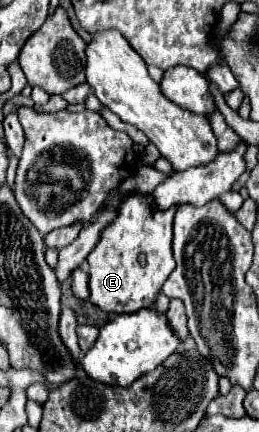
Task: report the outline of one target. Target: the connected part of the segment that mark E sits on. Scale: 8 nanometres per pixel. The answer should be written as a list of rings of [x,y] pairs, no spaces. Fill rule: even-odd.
[[[131,192],[127,194],[115,210],[115,220],[107,224],[101,232],[97,246],[87,256],[89,262],[89,288],[91,302],[103,312],[137,312],[155,302],[157,292],[175,268],[171,252],[173,236],[173,216],[175,208],[161,210],[155,208],[151,194]],[[145,254],[147,264],[141,266],[137,256]]]

